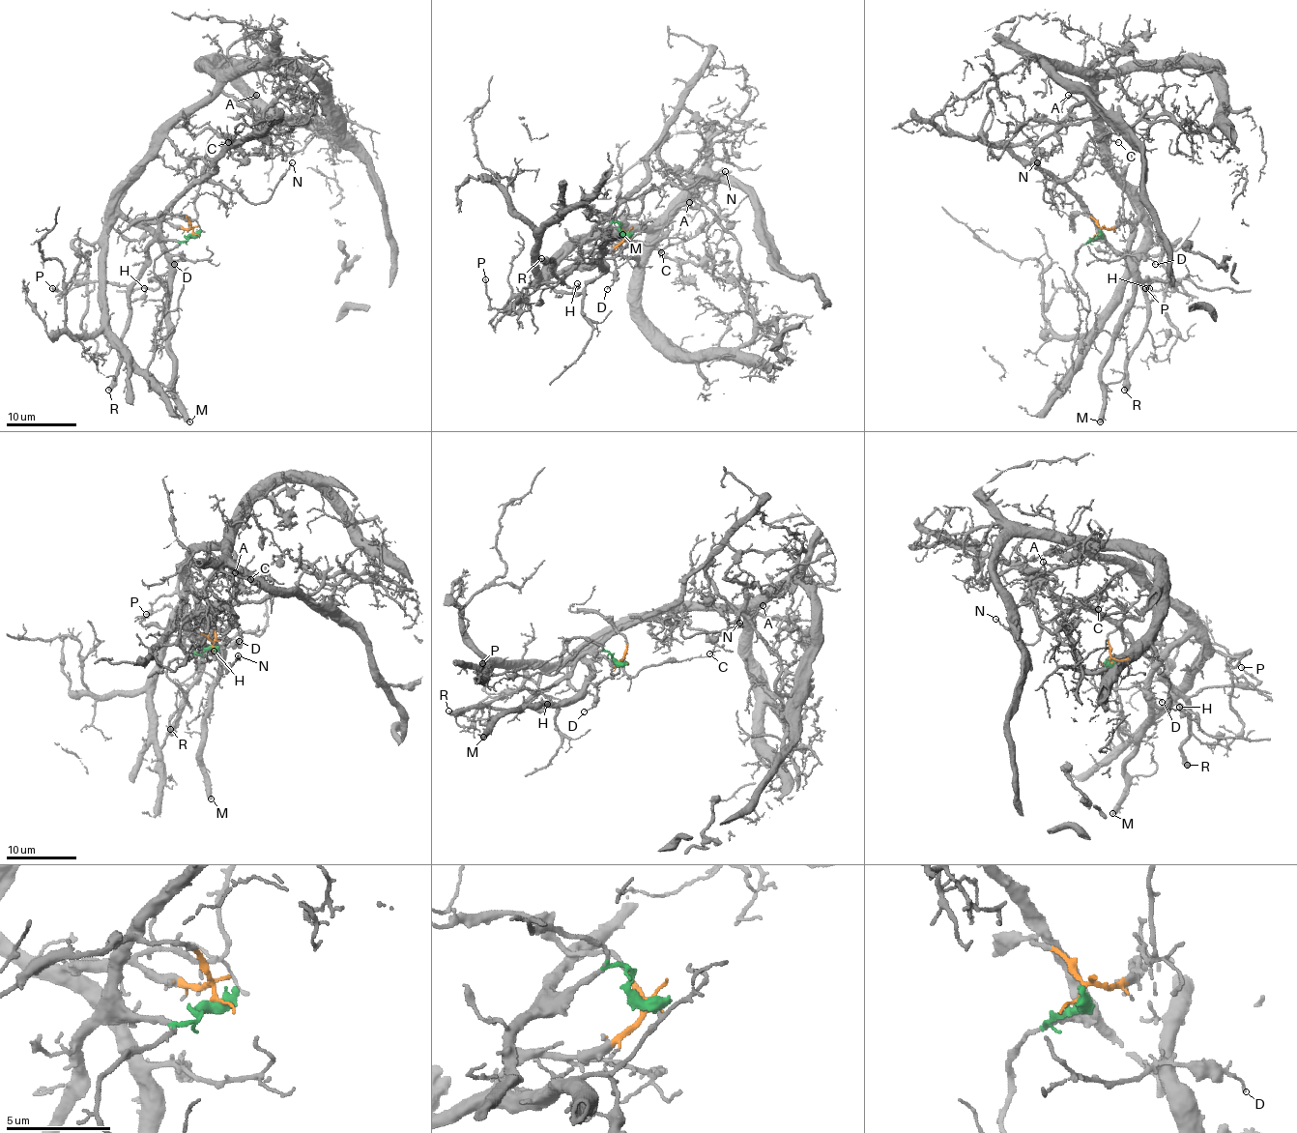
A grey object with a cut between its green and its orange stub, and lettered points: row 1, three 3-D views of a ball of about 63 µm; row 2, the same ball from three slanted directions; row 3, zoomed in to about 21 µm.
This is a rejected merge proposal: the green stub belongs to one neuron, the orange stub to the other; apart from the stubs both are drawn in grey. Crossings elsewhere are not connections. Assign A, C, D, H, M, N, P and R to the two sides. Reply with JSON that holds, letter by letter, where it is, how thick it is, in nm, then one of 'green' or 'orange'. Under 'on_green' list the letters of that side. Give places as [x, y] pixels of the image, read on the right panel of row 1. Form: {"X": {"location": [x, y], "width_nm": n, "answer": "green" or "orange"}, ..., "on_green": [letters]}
{"A": {"location": [1068, 95], "width_nm": 130, "answer": "orange"}, "C": {"location": [1118, 142], "width_nm": 130, "answer": "orange"}, "D": {"location": [1155, 264], "width_nm": 110, "answer": "orange"}, "H": {"location": [1149, 288], "width_nm": 120, "answer": "green"}, "M": {"location": [1100, 421], "width_nm": 360, "answer": "orange"}, "N": {"location": [1037, 162], "width_nm": 120, "answer": "orange"}, "P": {"location": [1145, 288], "width_nm": 170, "answer": "green"}, "R": {"location": [1124, 390], "width_nm": 460, "answer": "green"}, "on_green": ["H", "P", "R"]}

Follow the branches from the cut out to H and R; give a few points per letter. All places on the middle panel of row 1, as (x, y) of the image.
H: (626, 233), (618, 224), (609, 222), (581, 246), (581, 257), (563, 276), (563, 282), (572, 287), (578, 284)
R: (626, 233), (618, 224), (609, 222), (581, 246), (581, 257), (562, 280), (553, 272), (552, 261), (541, 257)

